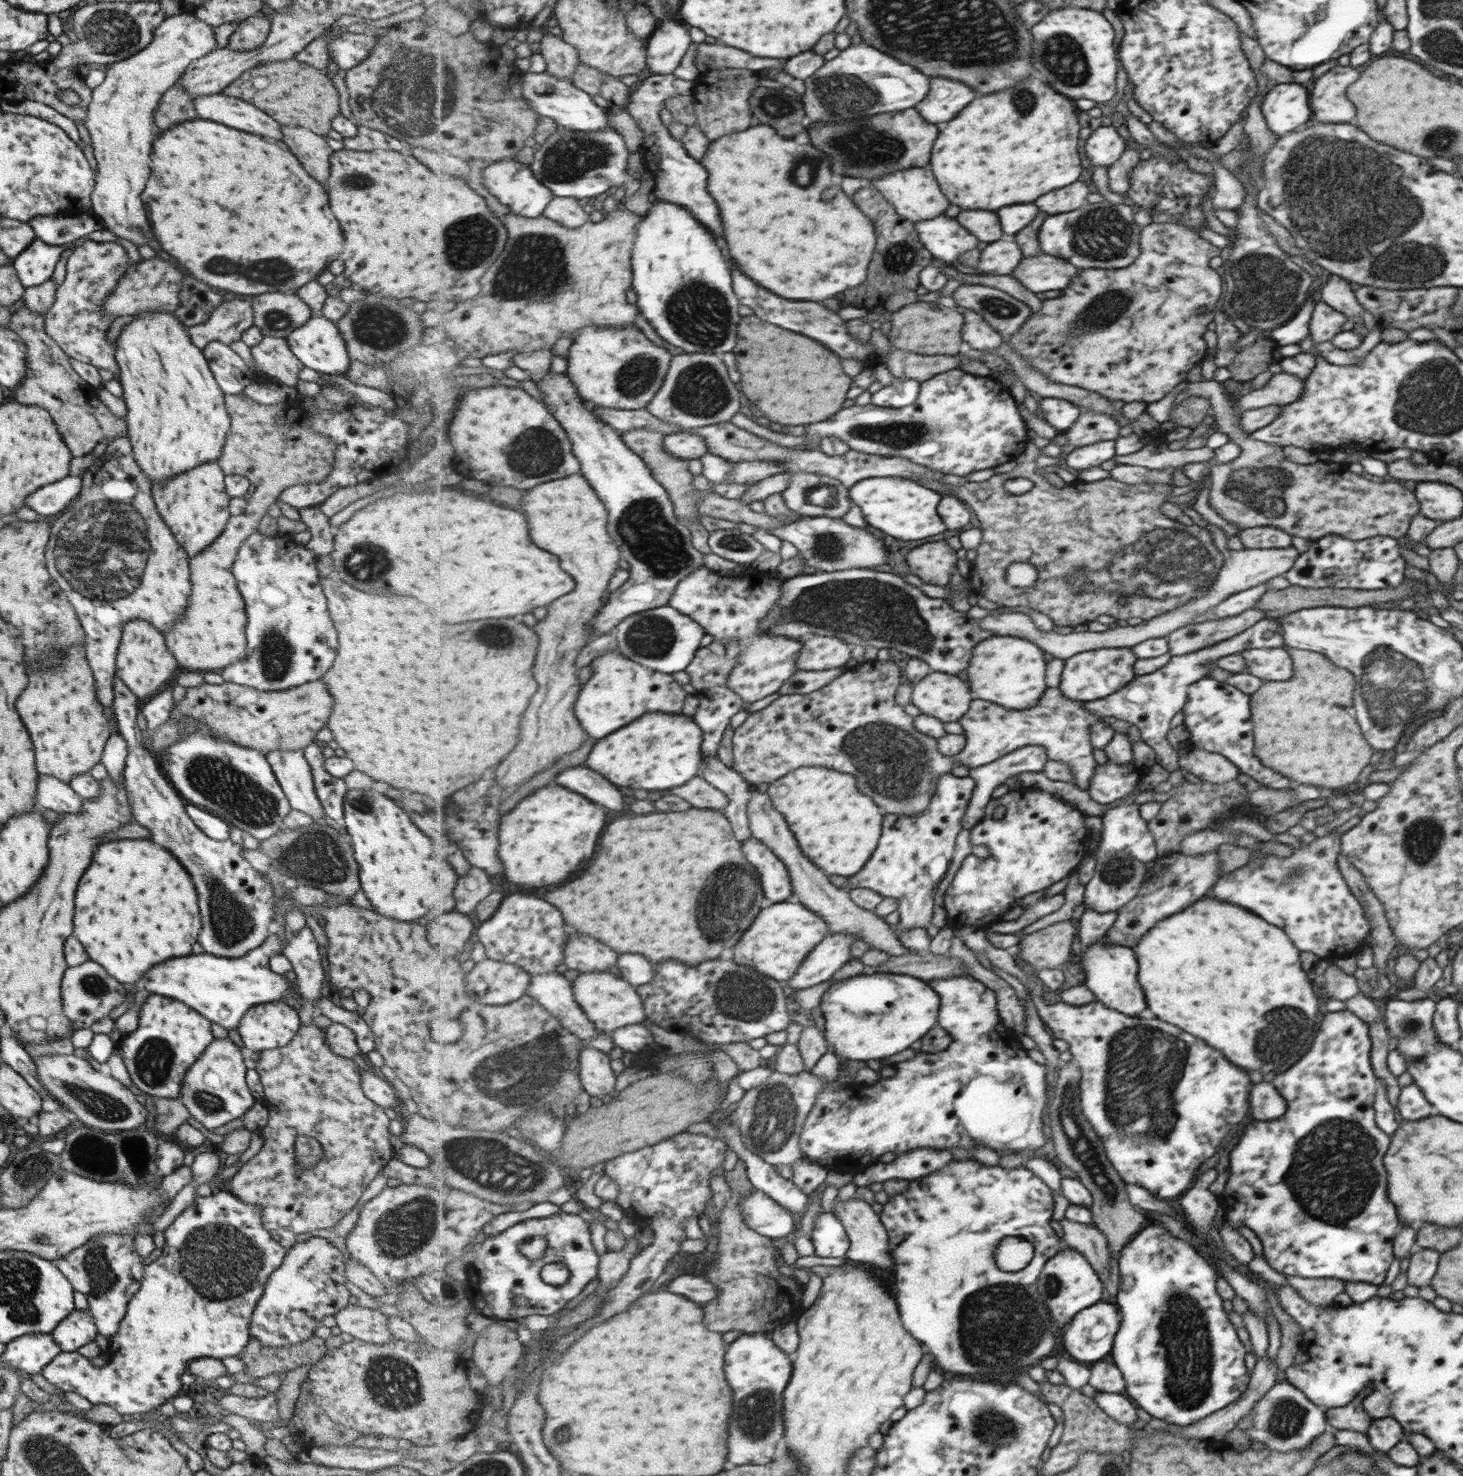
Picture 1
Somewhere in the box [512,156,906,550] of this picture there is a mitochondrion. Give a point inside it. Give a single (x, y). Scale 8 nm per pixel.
(698, 313)

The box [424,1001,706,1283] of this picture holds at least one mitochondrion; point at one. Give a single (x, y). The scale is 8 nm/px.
(513, 1078)

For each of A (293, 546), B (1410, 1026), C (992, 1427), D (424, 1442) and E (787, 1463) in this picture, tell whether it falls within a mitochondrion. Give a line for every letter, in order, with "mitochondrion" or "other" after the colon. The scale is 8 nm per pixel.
A: other
B: mitochondrion
C: mitochondrion
D: other
E: mitochondrion

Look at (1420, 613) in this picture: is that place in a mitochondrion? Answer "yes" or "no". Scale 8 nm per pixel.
no

